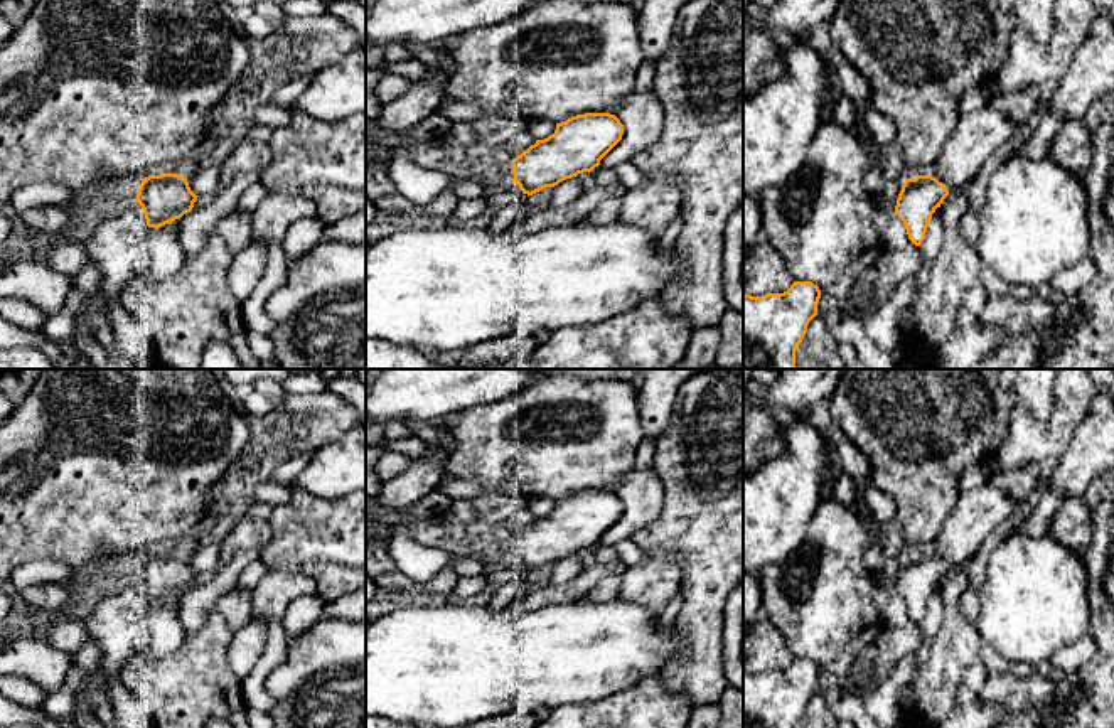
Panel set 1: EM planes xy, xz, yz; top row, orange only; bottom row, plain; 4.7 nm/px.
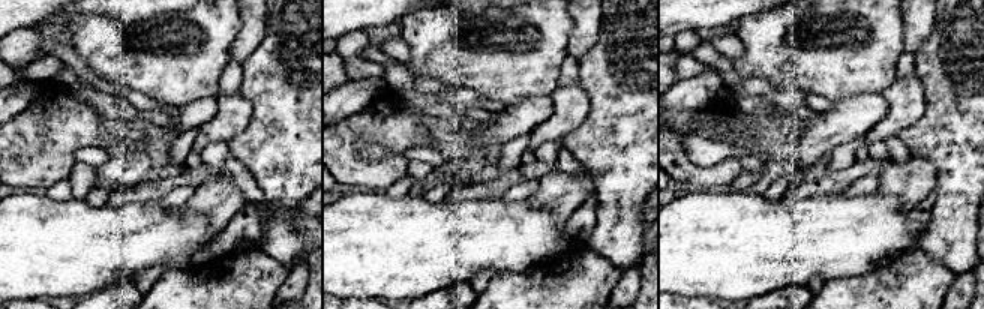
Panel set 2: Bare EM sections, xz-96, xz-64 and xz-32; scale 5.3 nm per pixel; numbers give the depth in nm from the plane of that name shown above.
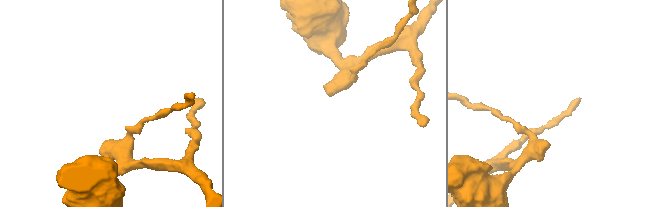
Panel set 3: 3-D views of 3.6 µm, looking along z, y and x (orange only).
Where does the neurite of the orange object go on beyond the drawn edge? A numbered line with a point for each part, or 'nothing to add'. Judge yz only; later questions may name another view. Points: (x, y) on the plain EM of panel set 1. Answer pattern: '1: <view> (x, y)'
1: yz (976, 513)

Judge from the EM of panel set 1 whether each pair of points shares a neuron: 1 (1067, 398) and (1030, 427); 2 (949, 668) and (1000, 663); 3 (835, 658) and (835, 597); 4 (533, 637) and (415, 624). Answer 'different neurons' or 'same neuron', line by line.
1: same neuron
2: same neuron
3: same neuron
4: same neuron

